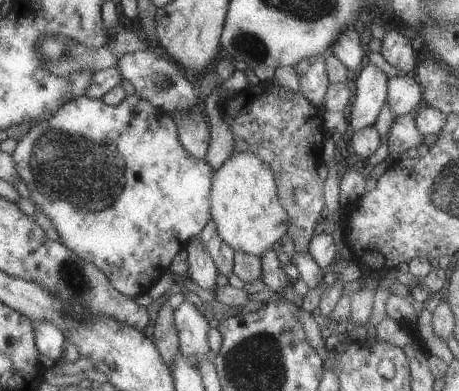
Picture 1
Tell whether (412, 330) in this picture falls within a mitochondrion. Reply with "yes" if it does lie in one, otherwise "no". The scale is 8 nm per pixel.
no

